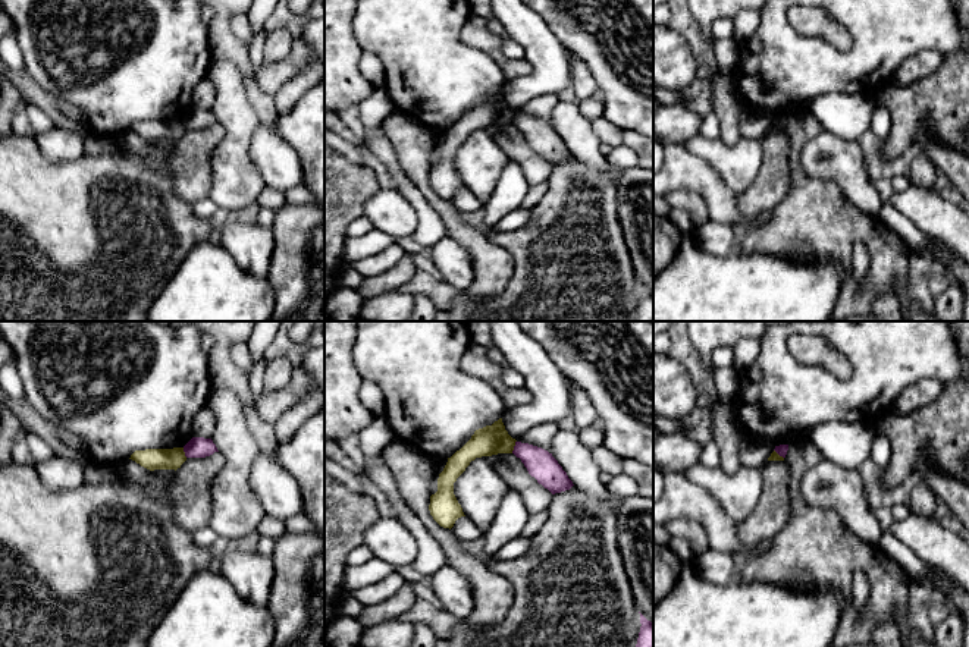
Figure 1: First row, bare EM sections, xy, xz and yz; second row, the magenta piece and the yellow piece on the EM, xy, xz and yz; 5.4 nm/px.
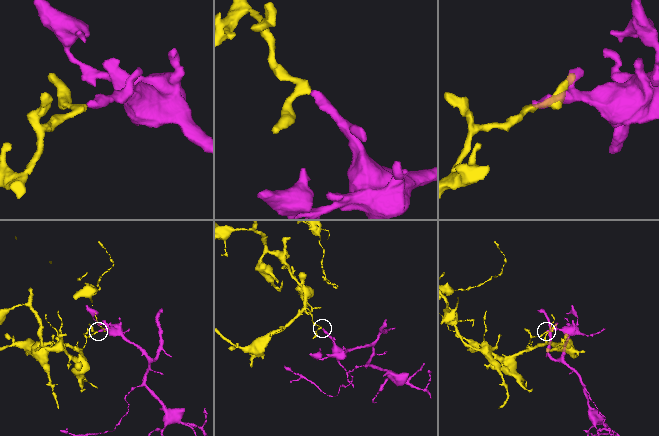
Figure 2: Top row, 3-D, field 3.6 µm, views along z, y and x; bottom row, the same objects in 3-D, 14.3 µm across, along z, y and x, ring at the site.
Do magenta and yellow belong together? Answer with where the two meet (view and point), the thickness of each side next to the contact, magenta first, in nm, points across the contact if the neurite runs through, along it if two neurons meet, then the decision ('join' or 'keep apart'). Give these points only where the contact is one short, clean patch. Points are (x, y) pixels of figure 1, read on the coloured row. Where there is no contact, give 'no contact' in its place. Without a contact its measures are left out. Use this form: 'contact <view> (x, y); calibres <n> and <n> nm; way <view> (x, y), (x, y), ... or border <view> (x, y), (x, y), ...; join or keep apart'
contact xz (514, 446); calibres 160 and 160 nm; border xz (516, 440), (511, 452); keep apart

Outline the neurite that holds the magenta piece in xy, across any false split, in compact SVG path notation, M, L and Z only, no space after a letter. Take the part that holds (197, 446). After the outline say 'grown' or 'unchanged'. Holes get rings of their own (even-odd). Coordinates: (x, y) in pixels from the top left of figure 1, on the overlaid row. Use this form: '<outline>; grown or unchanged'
M192 437L185 446L184 452L186 458L206 458L219 452L211 439Z; unchanged

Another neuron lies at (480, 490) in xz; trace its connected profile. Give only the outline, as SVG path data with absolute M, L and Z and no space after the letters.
M486 458L471 461L454 483L454 494L464 515L482 533L490 528L504 497L511 490Z

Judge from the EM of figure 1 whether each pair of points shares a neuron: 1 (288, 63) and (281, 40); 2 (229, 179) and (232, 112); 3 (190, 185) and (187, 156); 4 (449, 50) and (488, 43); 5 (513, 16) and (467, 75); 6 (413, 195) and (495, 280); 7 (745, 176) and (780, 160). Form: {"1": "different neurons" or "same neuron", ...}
{"1": "different neurons", "2": "same neuron", "3": "same neuron", "4": "different neurons", "5": "different neurons", "6": "different neurons", "7": "different neurons"}

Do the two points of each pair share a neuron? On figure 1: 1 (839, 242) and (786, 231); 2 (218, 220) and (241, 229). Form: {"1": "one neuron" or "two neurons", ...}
{"1": "one neuron", "2": "two neurons"}

